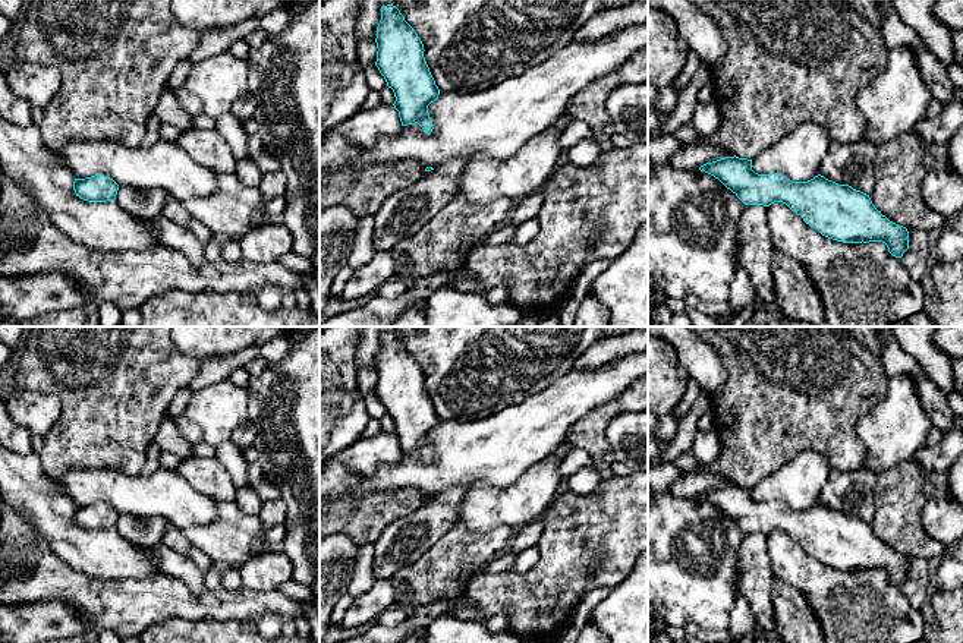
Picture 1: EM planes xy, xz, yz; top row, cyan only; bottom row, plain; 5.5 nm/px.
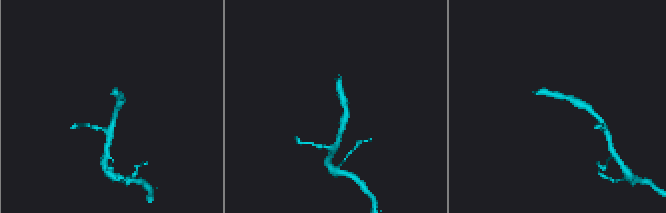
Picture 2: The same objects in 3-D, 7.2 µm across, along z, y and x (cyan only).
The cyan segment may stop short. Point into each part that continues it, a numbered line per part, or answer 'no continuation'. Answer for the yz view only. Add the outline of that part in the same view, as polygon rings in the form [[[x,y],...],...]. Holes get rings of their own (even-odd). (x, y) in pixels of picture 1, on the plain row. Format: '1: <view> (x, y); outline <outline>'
1: yz (902, 492); outline [[[915,460],[879,473],[874,497],[875,516],[869,523],[875,536],[906,557],[945,557],[951,549],[935,542],[922,524],[928,497],[928,486]]]

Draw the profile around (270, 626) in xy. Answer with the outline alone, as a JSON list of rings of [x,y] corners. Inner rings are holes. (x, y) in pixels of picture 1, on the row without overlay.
[[[273,614],[258,618],[257,625],[265,639],[276,639],[281,634],[281,621]]]

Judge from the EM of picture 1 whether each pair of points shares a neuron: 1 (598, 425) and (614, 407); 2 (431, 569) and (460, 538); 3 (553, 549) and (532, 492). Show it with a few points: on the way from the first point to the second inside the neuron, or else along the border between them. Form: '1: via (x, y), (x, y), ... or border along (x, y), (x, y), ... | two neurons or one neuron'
1: via (601, 421), (610, 412) | one neuron
2: via (438, 561), (455, 545) | one neuron
3: border along (557, 494), (540, 517) | two neurons

